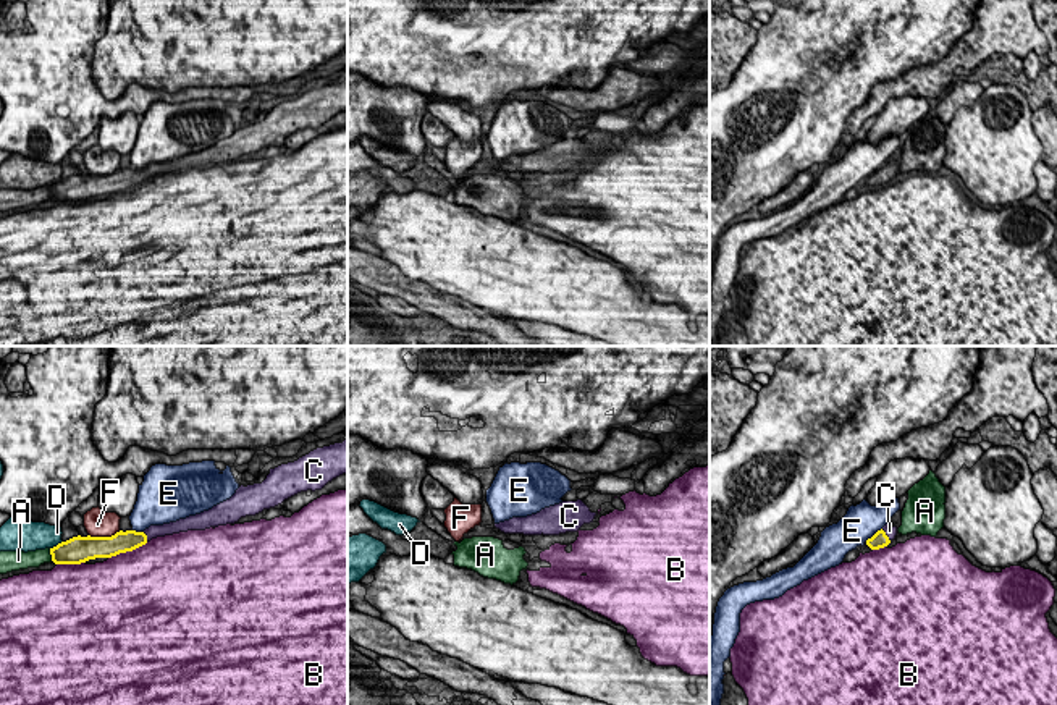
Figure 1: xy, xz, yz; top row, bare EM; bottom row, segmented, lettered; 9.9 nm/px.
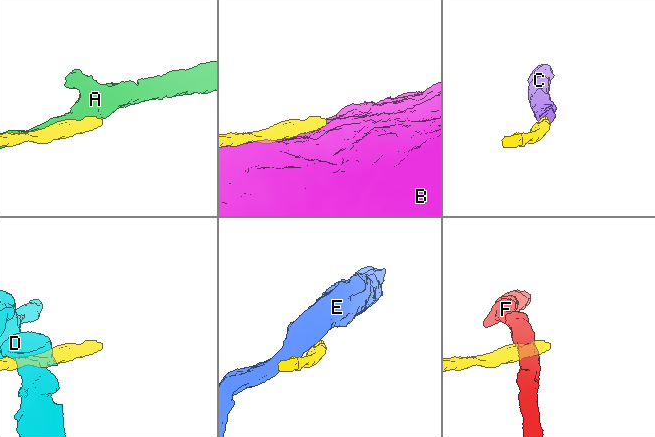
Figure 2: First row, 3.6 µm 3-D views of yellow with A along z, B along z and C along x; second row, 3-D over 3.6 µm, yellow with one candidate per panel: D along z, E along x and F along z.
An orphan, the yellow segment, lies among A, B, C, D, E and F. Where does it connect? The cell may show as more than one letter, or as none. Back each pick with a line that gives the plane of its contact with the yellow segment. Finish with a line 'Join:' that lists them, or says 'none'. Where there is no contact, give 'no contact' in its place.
C: contact in yz
Join: C

